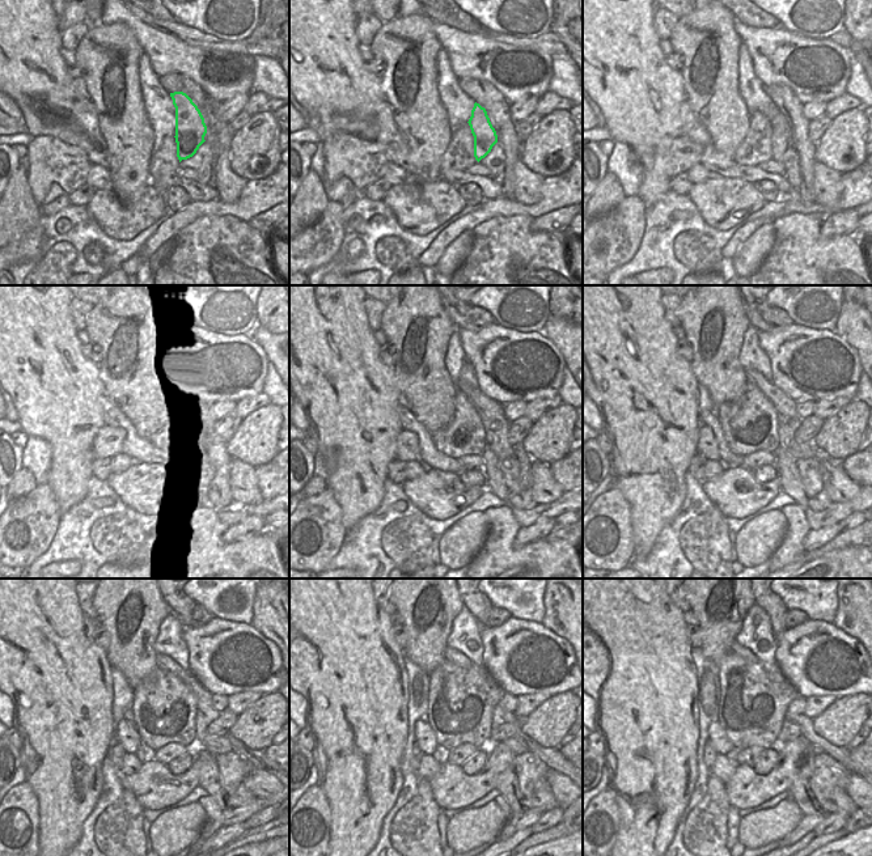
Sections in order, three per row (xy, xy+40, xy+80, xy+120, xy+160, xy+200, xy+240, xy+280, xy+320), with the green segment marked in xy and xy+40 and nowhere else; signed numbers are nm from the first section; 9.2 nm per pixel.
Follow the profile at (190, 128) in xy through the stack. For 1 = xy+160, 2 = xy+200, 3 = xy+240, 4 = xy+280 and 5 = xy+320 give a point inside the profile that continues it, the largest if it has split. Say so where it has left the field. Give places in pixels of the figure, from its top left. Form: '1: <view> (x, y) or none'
1: xy+160 (495, 482)
2: xy+200 (788, 473)
3: xy+240 (208, 774)
4: xy+280 (507, 784)
5: xy+320 (800, 791)

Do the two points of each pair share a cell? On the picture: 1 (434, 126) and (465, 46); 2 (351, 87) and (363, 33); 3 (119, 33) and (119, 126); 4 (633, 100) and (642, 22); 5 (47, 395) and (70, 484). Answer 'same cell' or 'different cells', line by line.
1: different cells
2: different cells
3: same cell
4: same cell
5: same cell

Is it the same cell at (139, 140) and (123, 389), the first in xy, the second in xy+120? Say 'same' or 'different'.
same

